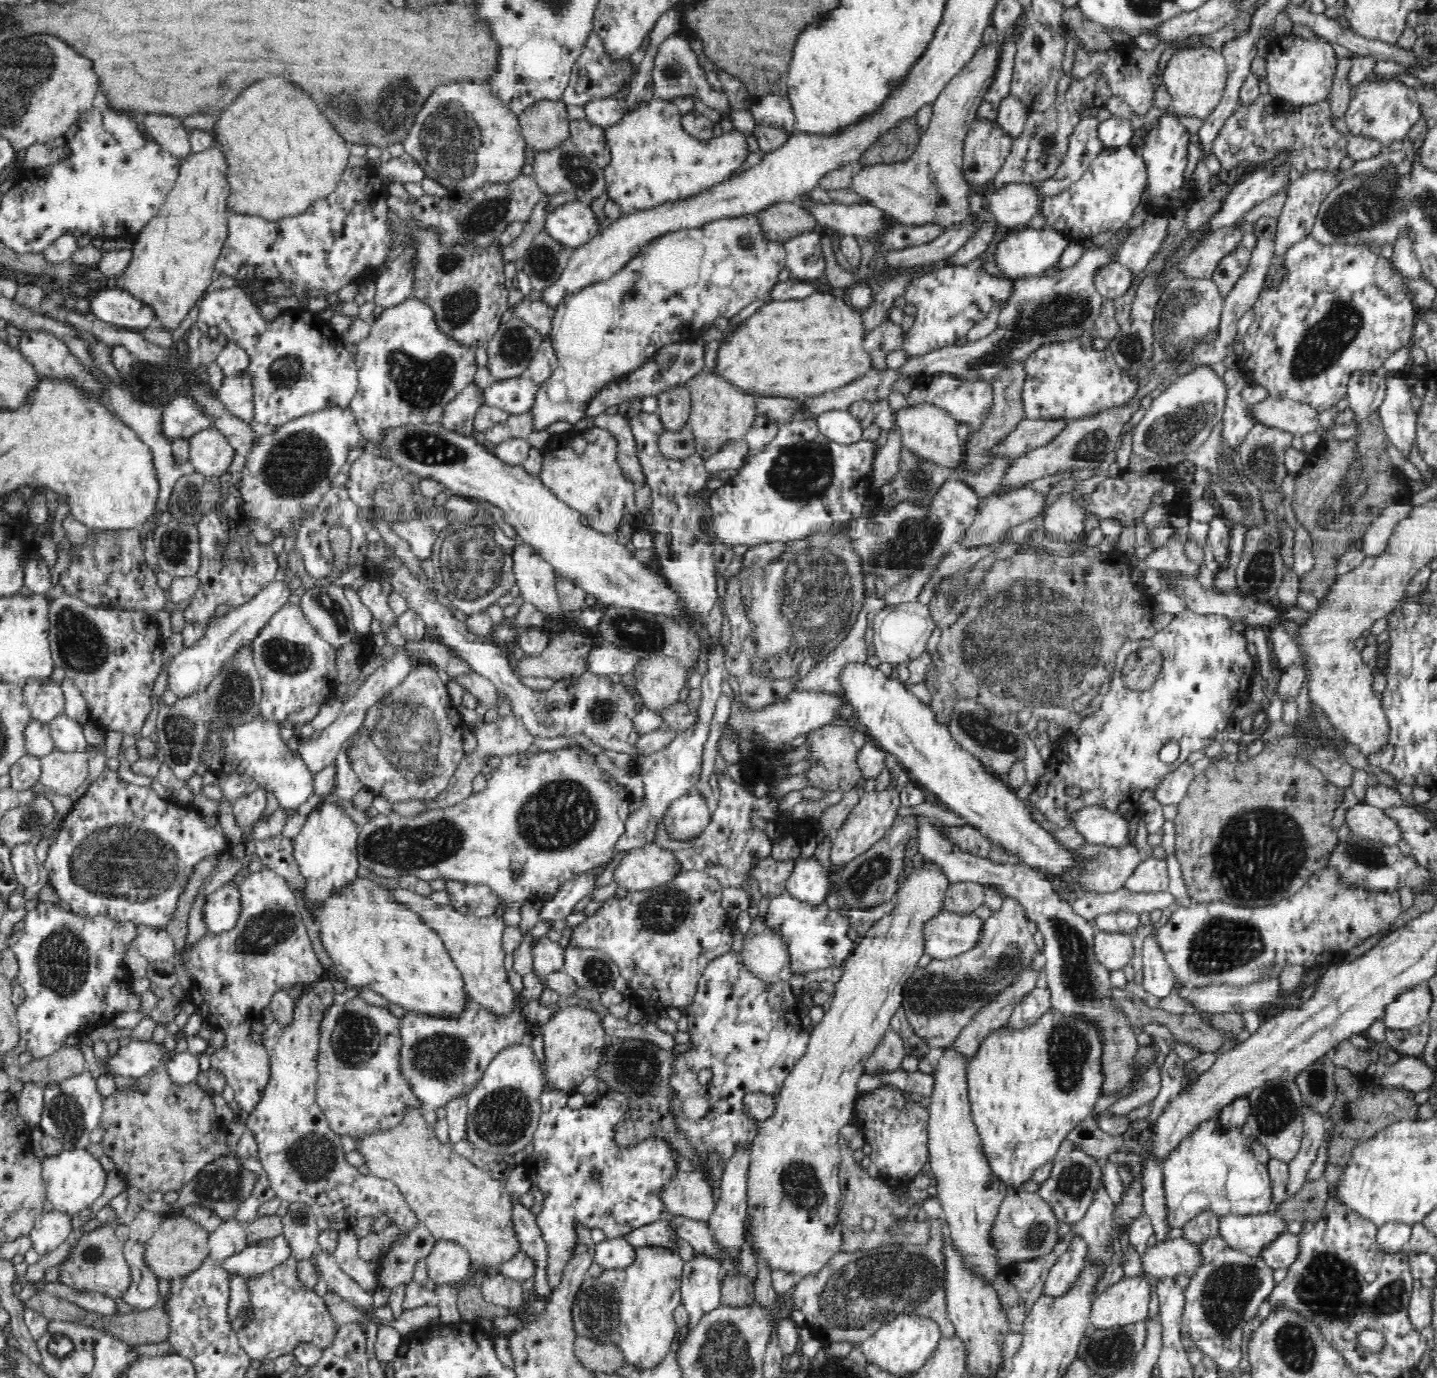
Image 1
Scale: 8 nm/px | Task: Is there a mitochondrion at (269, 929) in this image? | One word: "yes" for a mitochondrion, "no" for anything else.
yes

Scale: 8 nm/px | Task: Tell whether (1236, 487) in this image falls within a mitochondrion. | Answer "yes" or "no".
yes

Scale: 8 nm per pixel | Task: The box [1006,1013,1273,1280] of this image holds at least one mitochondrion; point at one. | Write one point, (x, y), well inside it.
(1069, 1045)

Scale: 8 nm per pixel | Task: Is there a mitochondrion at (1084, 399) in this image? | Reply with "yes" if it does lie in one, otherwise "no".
no

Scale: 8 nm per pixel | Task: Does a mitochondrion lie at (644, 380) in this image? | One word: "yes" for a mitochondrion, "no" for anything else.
no

